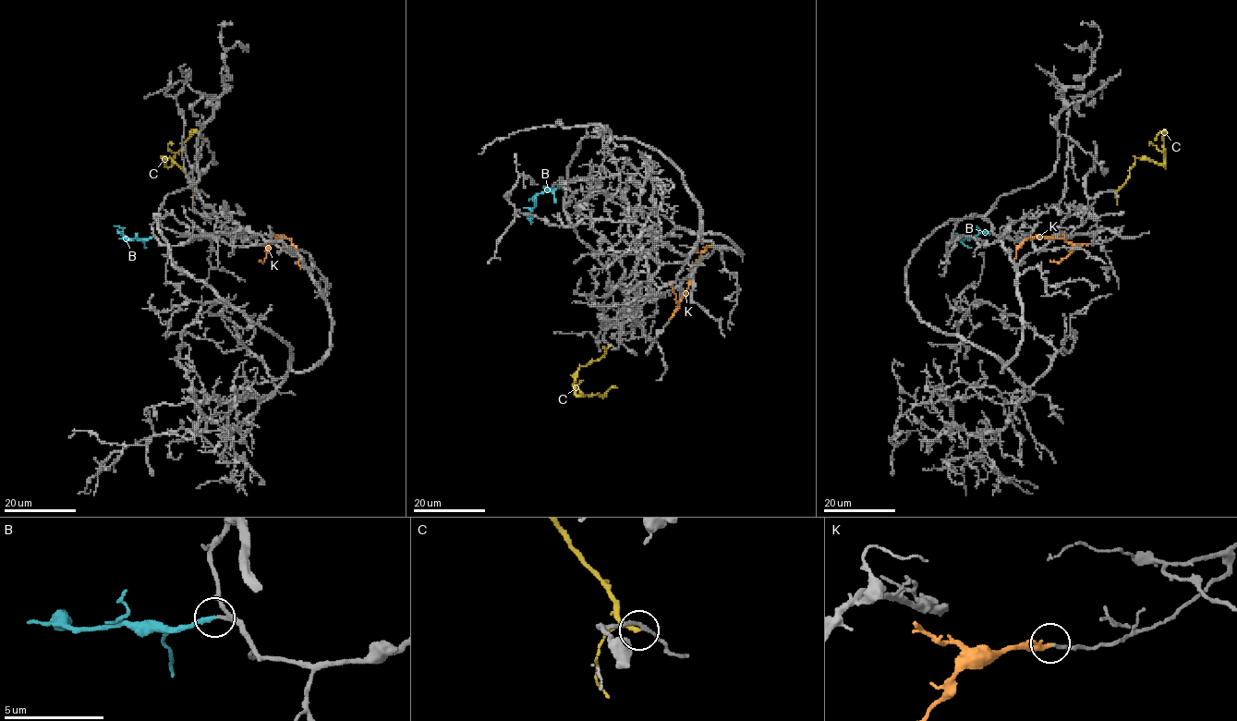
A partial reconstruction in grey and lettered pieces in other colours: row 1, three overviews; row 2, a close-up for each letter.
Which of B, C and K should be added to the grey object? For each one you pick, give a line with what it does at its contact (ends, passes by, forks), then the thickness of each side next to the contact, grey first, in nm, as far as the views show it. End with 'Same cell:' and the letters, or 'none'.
B: it ends | 200/220 nm
Same cell: B

